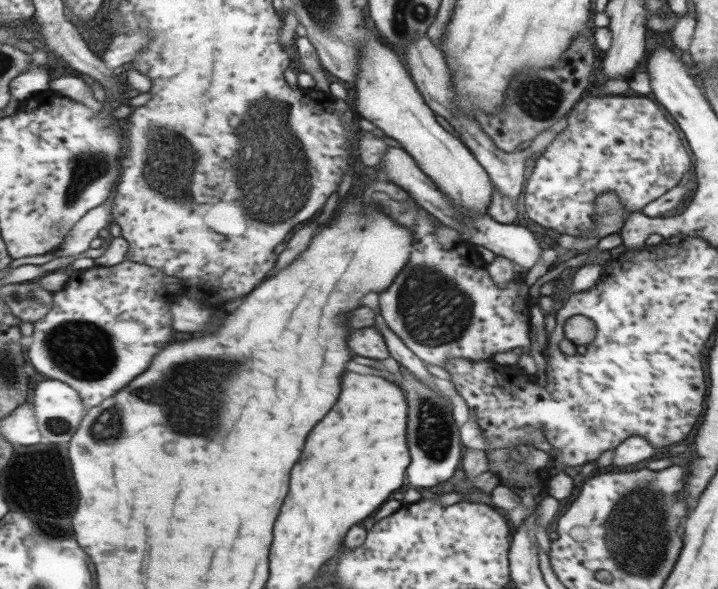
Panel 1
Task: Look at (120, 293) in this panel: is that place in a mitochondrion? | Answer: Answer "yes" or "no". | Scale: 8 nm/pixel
no

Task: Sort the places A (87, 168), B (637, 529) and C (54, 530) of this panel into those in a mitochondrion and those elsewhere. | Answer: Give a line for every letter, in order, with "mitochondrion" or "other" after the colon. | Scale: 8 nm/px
A: mitochondrion
B: mitochondrion
C: other

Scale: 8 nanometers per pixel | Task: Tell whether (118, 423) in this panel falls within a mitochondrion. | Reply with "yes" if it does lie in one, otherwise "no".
yes

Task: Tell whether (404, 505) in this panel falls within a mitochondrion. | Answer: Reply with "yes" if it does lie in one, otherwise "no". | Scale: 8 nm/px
no

